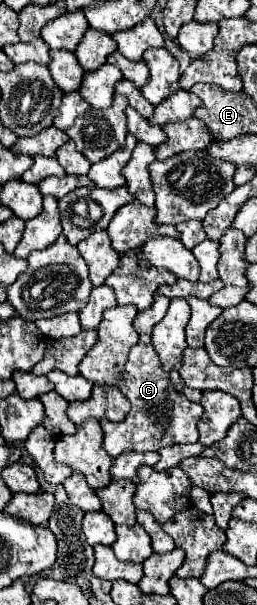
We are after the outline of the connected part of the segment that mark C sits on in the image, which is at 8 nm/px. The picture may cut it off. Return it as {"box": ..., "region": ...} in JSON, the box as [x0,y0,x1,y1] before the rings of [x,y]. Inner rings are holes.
{"box":[102,342,202,458],"region":[[[138,342],[136,346],[132,346],[116,388],[128,398],[132,408],[122,422],[114,424],[110,420],[102,420],[104,450],[112,458],[120,456],[124,450],[158,452],[162,446],[198,442],[196,424],[202,418],[202,406],[190,402],[182,392],[174,390],[170,376],[162,370],[158,354],[150,344]]]}

